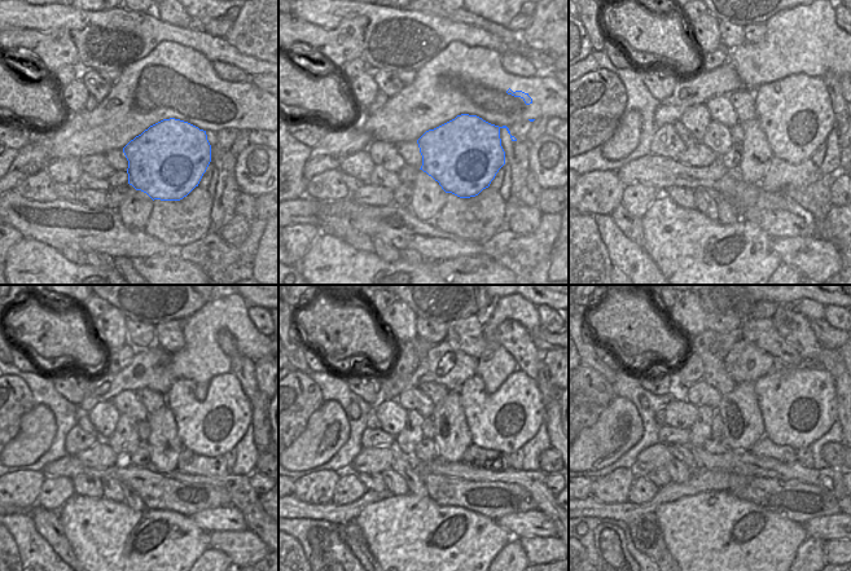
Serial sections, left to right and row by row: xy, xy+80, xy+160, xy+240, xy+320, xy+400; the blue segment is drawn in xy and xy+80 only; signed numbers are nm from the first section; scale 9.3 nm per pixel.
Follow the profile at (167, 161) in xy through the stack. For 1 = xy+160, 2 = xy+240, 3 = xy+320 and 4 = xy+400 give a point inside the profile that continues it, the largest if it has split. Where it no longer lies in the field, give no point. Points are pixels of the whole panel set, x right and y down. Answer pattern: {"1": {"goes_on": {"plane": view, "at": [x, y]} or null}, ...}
{"1": {"goes_on": {"plane": "xy+160", "at": [794, 130]}}, "2": {"goes_on": {"plane": "xy+240", "at": [211, 422]}}, "3": {"goes_on": {"plane": "xy+320", "at": [504, 417]}}, "4": {"goes_on": {"plane": "xy+400", "at": [798, 405]}}}

